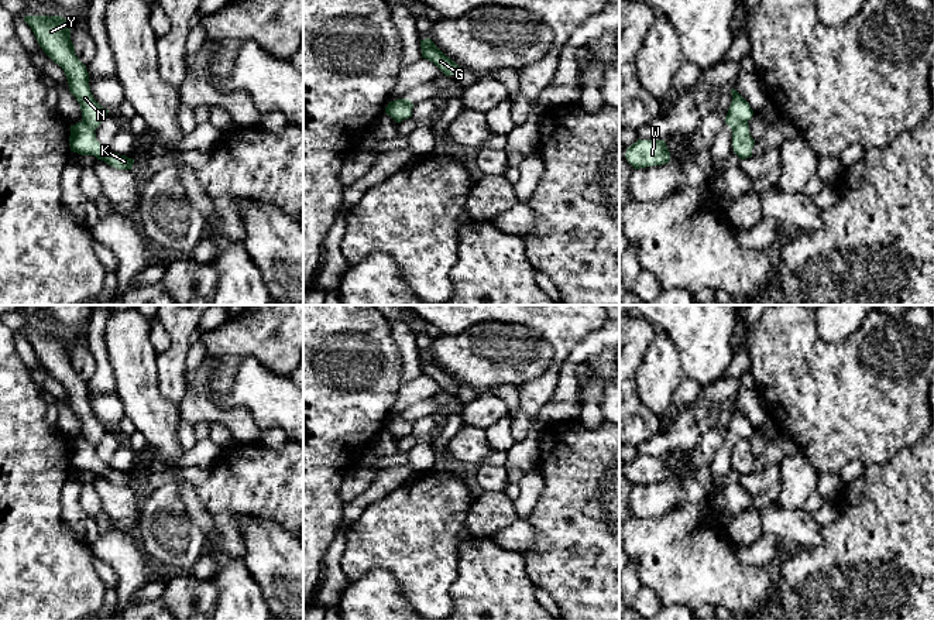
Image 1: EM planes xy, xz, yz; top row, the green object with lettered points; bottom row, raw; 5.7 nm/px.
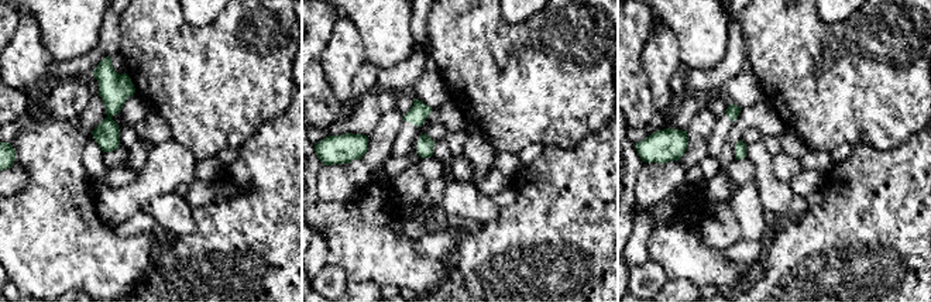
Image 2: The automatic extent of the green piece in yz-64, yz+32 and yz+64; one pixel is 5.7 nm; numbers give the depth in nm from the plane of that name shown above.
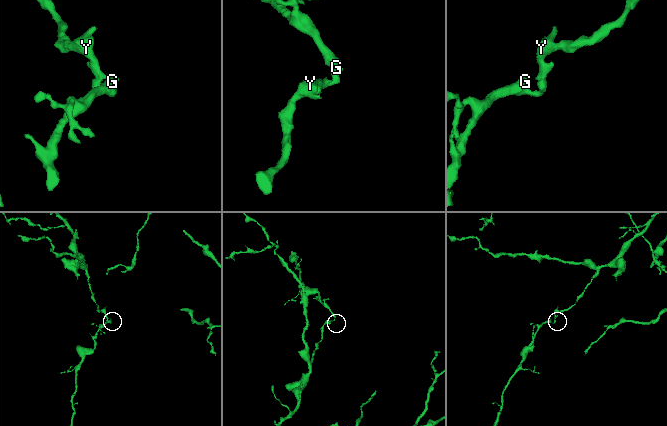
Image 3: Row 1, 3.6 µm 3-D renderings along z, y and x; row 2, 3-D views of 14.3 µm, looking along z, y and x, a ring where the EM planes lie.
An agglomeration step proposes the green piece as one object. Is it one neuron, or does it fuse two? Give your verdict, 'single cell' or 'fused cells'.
fused cells

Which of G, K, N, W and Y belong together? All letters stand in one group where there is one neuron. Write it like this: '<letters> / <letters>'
G K W / N Y

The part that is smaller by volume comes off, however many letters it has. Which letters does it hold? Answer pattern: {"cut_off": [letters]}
{"cut_off": ["G", "K", "W"]}

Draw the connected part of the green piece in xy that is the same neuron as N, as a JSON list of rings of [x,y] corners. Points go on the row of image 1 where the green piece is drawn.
[[[25,16],[24,21],[31,27],[42,51],[63,69],[69,90],[80,105],[83,121],[96,130],[109,110],[90,92],[89,73],[75,54],[69,23],[61,16]]]

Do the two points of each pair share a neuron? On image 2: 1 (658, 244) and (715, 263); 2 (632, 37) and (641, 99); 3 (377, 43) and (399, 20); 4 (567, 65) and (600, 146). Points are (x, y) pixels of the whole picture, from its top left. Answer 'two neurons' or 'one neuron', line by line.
1: one neuron
2: one neuron
3: one neuron
4: two neurons

